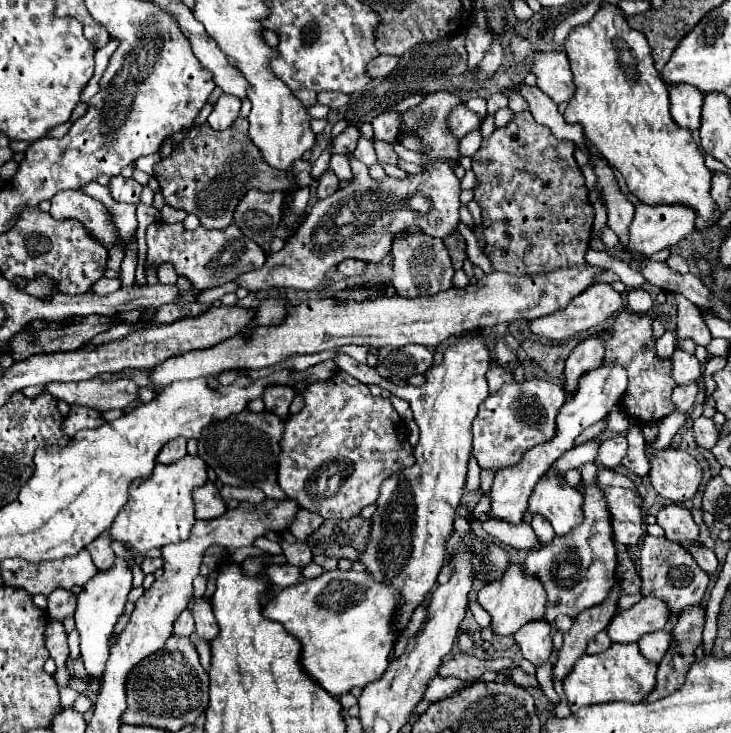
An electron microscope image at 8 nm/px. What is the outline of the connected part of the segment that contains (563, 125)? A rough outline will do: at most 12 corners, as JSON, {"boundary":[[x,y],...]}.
{"boundary":[[520,83],[514,91],[528,101],[540,125],[556,139],[584,145],[582,127],[566,123],[556,103],[538,87]]}

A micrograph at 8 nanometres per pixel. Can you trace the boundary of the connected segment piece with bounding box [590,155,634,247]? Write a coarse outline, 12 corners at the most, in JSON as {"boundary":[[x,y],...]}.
{"boundary":[[592,155],[604,189],[608,227],[630,241],[634,207],[622,195],[610,167]]}

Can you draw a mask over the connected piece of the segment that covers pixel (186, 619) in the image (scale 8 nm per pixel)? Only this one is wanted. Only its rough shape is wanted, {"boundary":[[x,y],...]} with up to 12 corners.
{"boundary":[[188,609],[174,621],[174,635],[194,637],[194,619]]}

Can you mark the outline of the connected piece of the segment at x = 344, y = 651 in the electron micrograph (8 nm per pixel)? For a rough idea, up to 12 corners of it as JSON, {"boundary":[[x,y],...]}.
{"boundary":[[326,571],[264,617],[340,697],[384,675],[402,595],[368,571]]}

